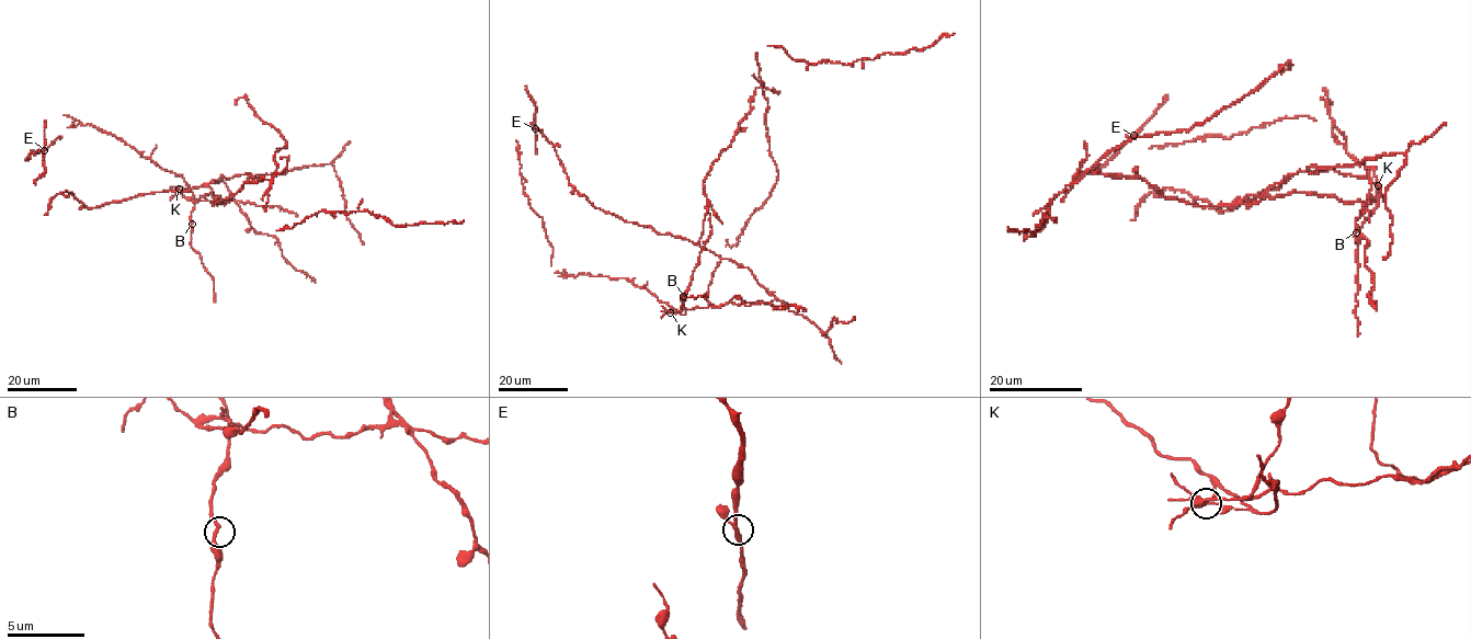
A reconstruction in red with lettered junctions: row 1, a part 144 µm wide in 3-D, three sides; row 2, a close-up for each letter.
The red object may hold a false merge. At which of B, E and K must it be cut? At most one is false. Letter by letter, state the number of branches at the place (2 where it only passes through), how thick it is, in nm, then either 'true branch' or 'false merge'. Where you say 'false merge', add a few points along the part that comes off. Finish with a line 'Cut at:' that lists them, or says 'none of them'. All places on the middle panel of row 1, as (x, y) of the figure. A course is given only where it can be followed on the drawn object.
B: 2 branches meet; 240 nm thick; true branch
E: 3 branches meet; 280 nm thick; true branch
K: 3 branches meet; 150 nm thick; false merge
Cut at: K

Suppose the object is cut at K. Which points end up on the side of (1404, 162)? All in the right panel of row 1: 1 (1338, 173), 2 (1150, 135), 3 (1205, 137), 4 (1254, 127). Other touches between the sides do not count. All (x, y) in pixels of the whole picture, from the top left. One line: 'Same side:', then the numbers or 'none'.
Same side: 1, 2

